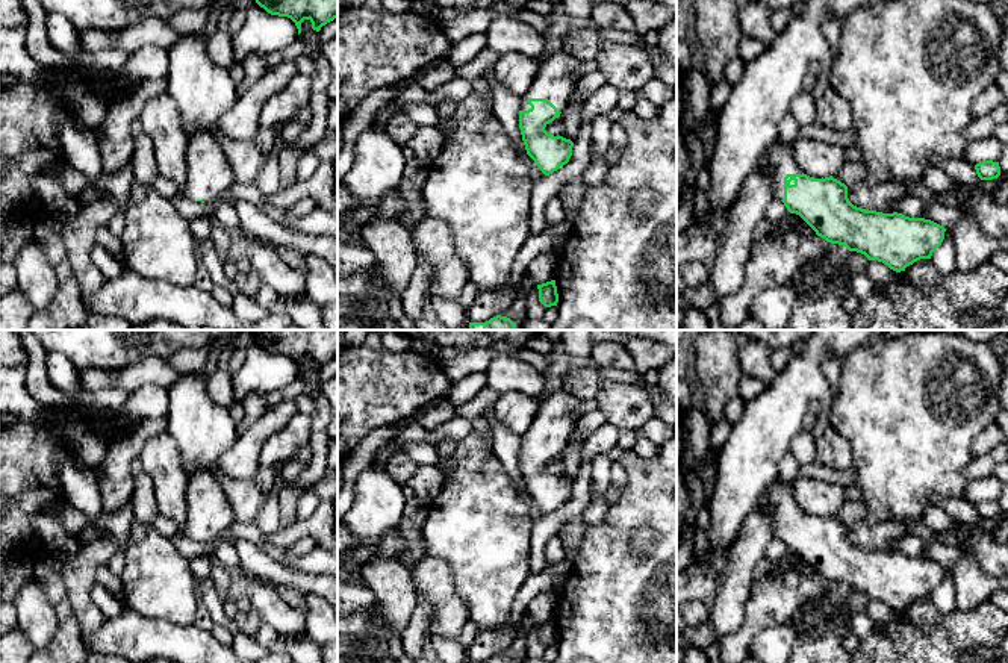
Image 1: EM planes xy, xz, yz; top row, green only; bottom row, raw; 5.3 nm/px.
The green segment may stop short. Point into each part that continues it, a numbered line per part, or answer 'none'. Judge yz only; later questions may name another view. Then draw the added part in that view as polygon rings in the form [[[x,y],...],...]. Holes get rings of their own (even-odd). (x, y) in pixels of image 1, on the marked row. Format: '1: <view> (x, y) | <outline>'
1: yz (781, 159) | [[[776,139],[766,154],[769,165],[767,168],[773,174],[773,198],[784,198],[784,177],[787,174],[802,174],[795,162],[793,150],[786,145],[781,139]]]

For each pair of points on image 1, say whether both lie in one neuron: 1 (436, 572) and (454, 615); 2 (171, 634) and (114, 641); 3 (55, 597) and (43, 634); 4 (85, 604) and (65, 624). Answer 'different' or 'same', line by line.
1: same
2: same
3: different
4: different

